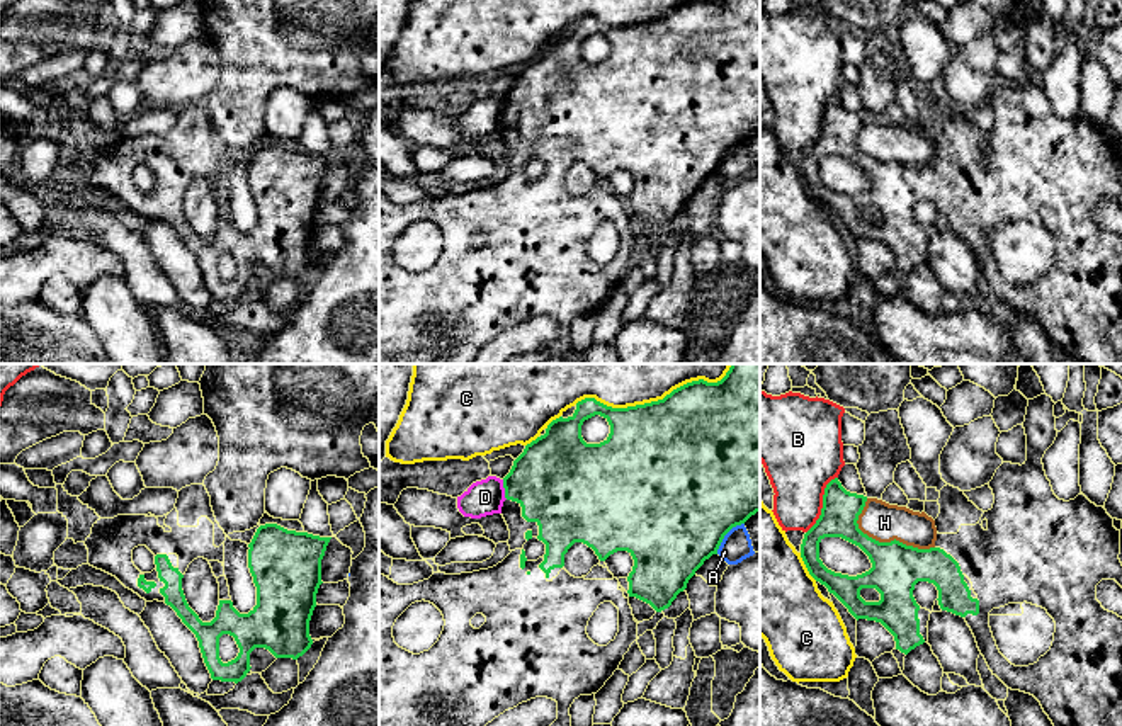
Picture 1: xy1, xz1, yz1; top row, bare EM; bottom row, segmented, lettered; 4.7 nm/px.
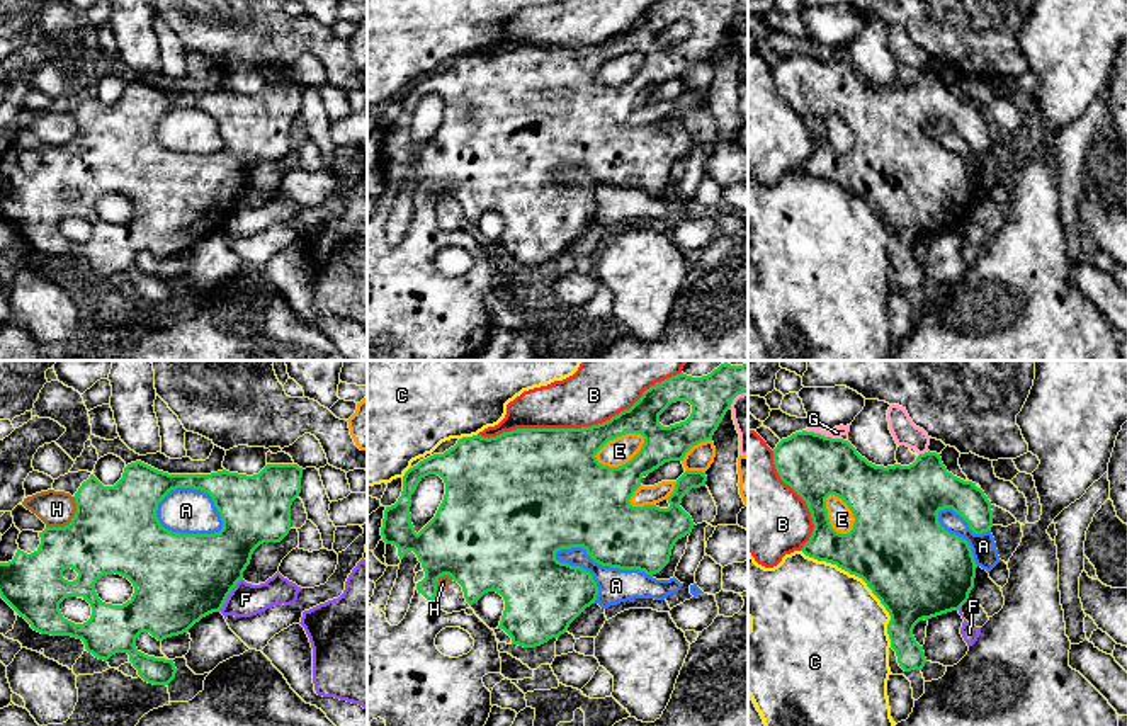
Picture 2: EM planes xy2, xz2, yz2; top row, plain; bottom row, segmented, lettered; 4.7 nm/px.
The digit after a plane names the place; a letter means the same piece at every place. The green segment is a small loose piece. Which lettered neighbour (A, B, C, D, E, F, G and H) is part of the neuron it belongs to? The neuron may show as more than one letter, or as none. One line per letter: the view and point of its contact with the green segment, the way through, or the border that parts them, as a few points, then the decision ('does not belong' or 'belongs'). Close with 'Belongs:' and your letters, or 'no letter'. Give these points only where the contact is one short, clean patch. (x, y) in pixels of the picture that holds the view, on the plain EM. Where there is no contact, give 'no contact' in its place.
A: meets green in xz2 at (604, 184); does not belong
B: meets green in xz2 at (570, 48); does not belong
C: meets green in yz2 at (866, 201); does not belong
D: meets green in xz1 at (505, 109); border along xz1 (502, 99), (507, 118); does not belong
E: meets green in xz2 at (619, 55); does not belong
F: meets green in xy2 at (228, 213); does not belong
G: meets green in yz2 at (820, 53); does not belong
H: meets green in yz1 at (883, 162); does not belong
Belongs: no letter

